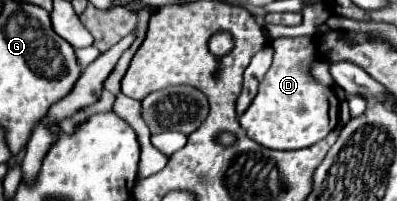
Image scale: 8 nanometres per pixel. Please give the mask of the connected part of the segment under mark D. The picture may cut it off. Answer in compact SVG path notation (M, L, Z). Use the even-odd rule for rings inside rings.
M313 36L299 38L275 38L271 40L275 50L273 64L259 84L259 92L253 98L245 114L239 116L241 128L247 136L271 150L301 150L323 140L339 124L339 98L331 86L323 86L311 74L317 60L317 46Z

